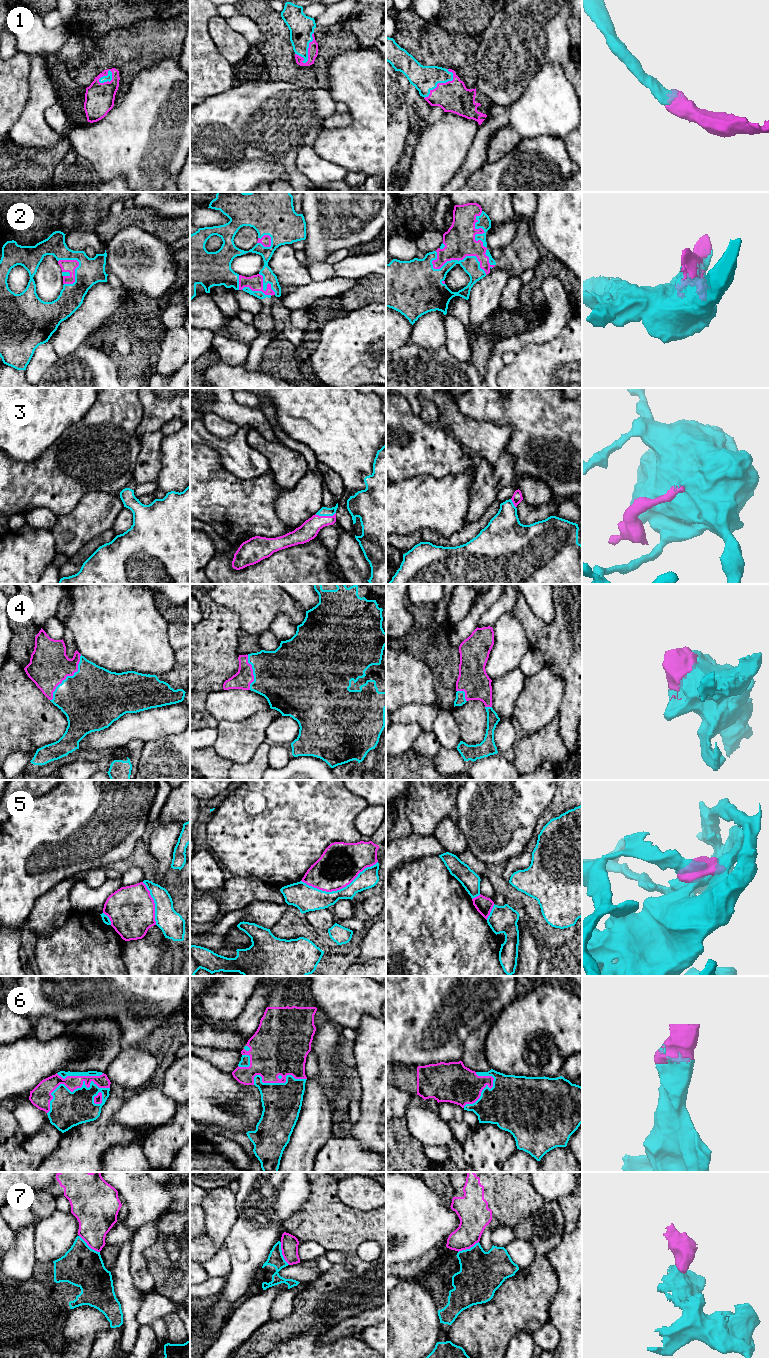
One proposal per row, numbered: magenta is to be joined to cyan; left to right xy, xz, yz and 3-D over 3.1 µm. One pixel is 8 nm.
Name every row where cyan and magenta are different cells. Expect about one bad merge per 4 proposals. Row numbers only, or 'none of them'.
5, 7

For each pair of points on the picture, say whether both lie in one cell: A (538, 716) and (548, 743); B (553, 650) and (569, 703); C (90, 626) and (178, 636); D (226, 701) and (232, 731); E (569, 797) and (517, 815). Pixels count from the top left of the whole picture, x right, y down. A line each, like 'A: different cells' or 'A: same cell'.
A: different cells
B: same cell
C: different cells
D: different cells
E: different cells

